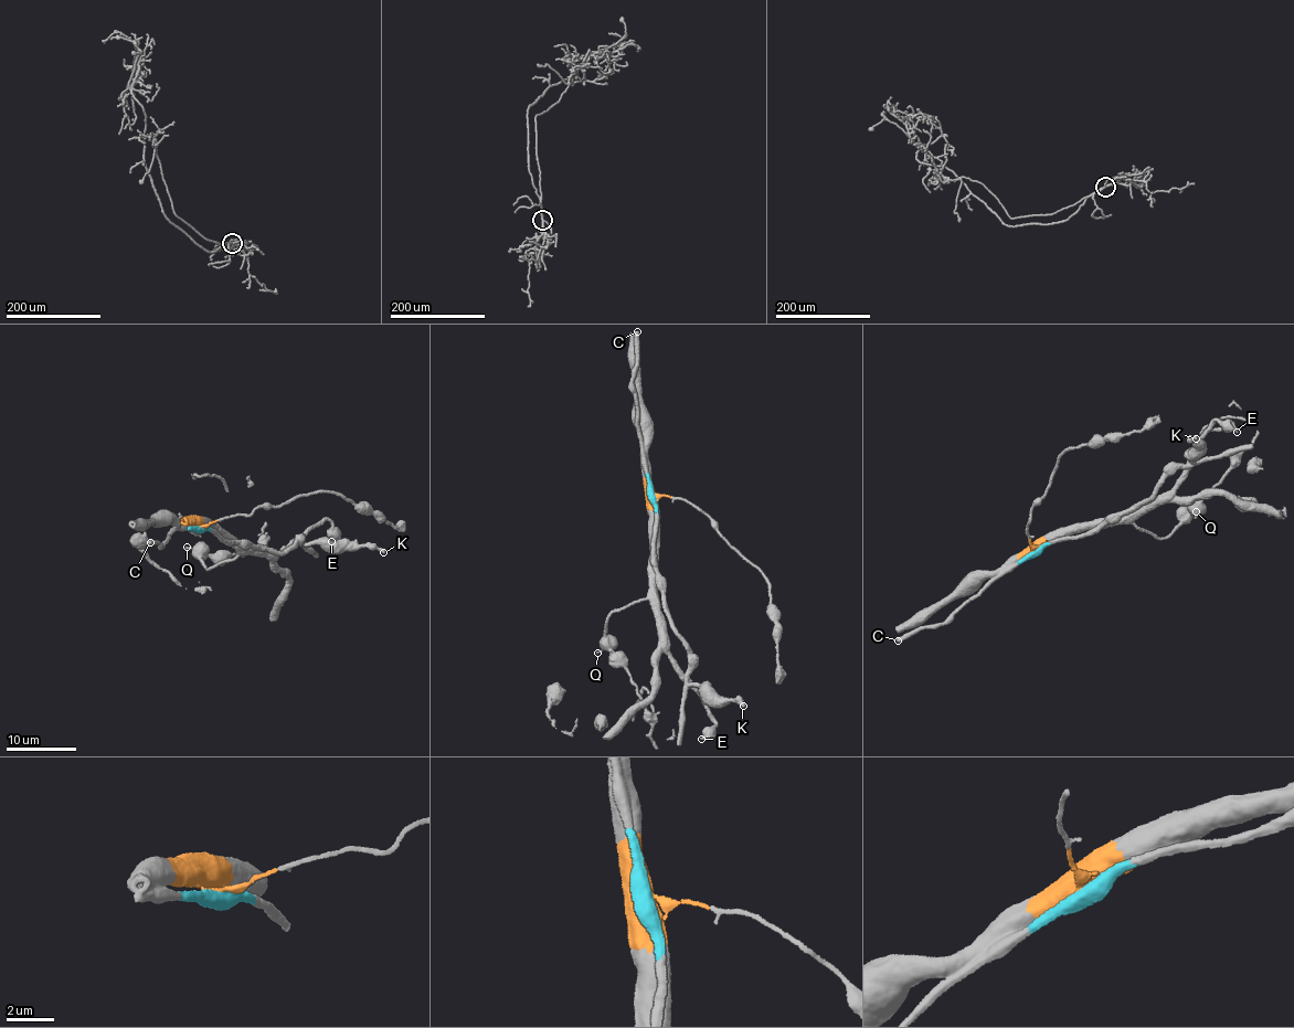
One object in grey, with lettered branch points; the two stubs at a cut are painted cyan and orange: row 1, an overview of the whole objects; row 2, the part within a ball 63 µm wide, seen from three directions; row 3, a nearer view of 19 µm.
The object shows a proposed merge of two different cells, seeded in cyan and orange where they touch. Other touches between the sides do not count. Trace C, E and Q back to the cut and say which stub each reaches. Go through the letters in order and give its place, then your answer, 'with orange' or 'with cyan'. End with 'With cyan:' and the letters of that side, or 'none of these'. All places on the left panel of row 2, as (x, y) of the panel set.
C: place (150, 542); with cyan
E: place (331, 541); with orange
Q: place (187, 547); with orange
With cyan: C

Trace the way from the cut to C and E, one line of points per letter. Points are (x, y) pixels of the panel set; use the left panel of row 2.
C: (198, 528), (172, 528), (160, 547), (151, 540), (150, 542)
E: (198, 526), (212, 527), (271, 557), (328, 519), (331, 522), (330, 541)

